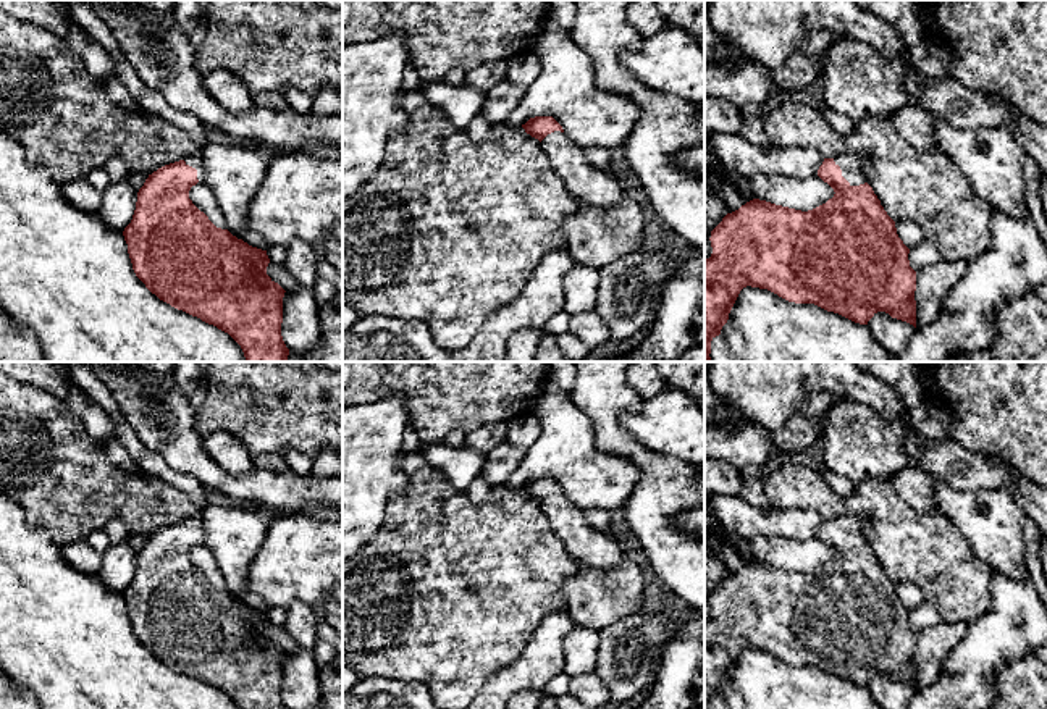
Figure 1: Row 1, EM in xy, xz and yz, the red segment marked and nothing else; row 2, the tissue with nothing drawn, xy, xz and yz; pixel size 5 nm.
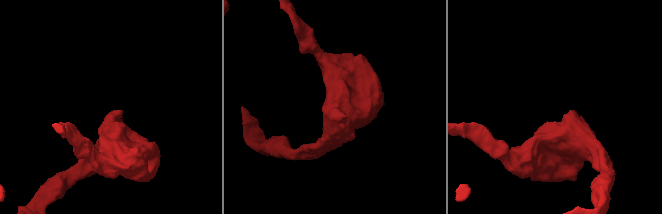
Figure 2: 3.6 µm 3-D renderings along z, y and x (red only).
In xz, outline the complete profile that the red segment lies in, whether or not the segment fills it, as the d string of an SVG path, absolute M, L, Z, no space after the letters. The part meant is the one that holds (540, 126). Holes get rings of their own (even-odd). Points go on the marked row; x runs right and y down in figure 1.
M535 116L522 124L527 134L541 142L556 174L582 205L611 207L629 191L612 171L591 165L553 116Z

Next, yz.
M845 153L824 158L818 176L835 192L826 203L801 212L753 199L727 213L711 231L713 254L704 260L704 362L711 362L711 341L721 334L740 291L746 286L767 289L788 302L814 304L860 325L868 325L877 312L885 312L916 328L916 271L910 266L910 249L898 237L895 221L868 184L864 157Z

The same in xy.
M200 155L165 165L149 174L137 192L136 210L123 236L136 276L160 300L228 333L242 349L246 362L288 362L289 349L281 336L284 289L267 275L270 258L257 249L217 228L189 199L192 186L205 179Z

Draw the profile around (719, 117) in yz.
M704 97L704 132L729 132L738 134L745 118L740 115L740 107L722 99Z

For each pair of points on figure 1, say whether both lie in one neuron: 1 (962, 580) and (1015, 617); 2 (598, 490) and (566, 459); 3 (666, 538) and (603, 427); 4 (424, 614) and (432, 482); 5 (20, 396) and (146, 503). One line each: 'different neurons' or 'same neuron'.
1: different neurons
2: same neuron
3: same neuron
4: same neuron
5: same neuron

